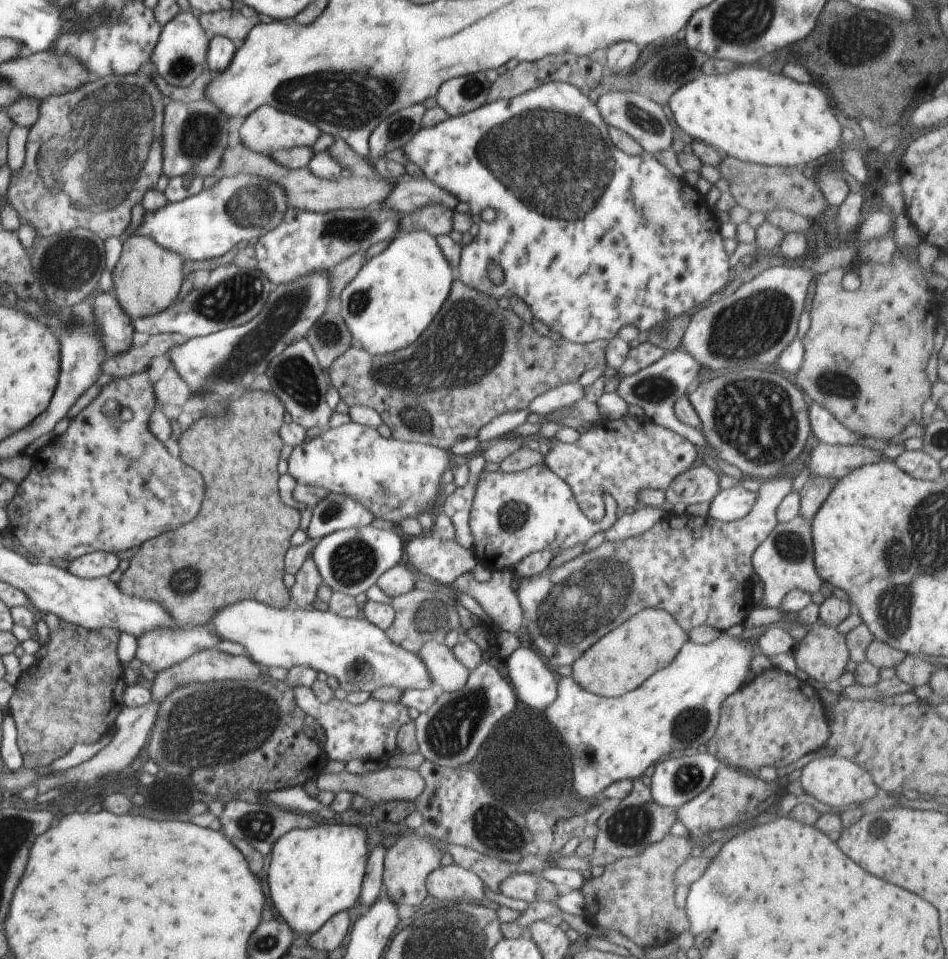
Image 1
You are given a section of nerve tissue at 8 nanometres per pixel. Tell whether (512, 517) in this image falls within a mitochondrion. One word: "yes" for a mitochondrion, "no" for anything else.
yes

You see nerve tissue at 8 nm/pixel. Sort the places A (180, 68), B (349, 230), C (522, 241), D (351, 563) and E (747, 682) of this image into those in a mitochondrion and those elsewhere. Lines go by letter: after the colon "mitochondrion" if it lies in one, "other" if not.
A: mitochondrion
B: mitochondrion
C: other
D: mitochondrion
E: other

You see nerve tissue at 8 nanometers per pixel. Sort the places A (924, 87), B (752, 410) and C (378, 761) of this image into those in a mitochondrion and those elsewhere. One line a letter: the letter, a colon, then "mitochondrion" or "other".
A: other
B: mitochondrion
C: other

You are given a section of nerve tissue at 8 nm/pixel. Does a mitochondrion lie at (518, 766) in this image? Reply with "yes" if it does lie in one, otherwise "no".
yes

